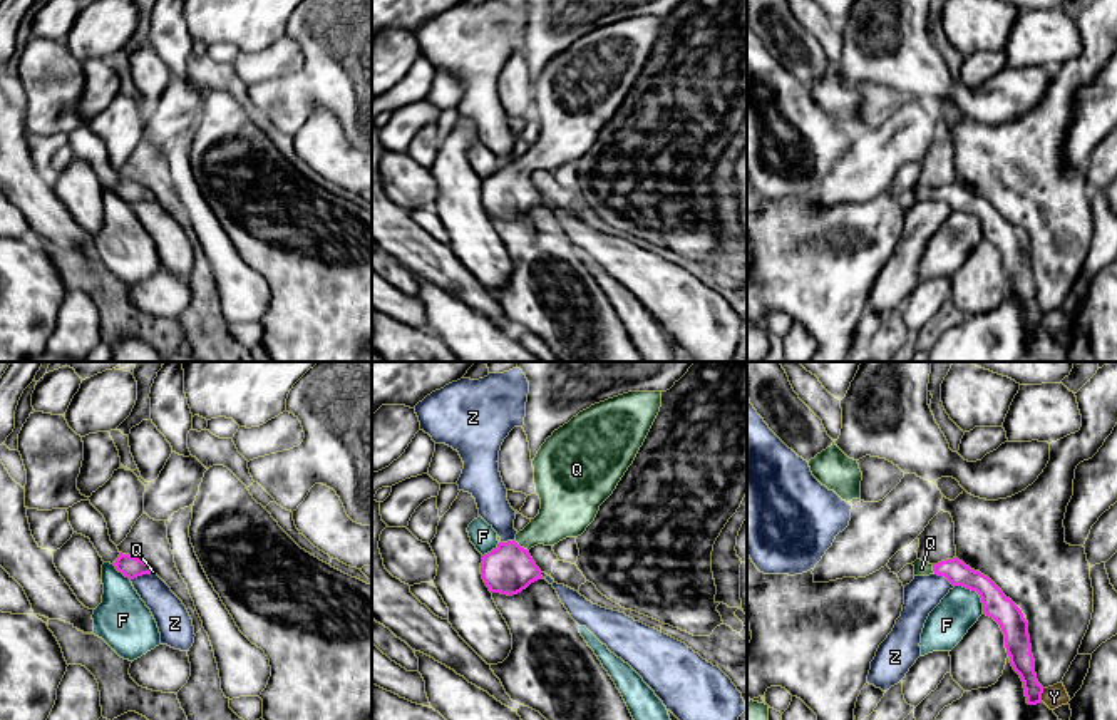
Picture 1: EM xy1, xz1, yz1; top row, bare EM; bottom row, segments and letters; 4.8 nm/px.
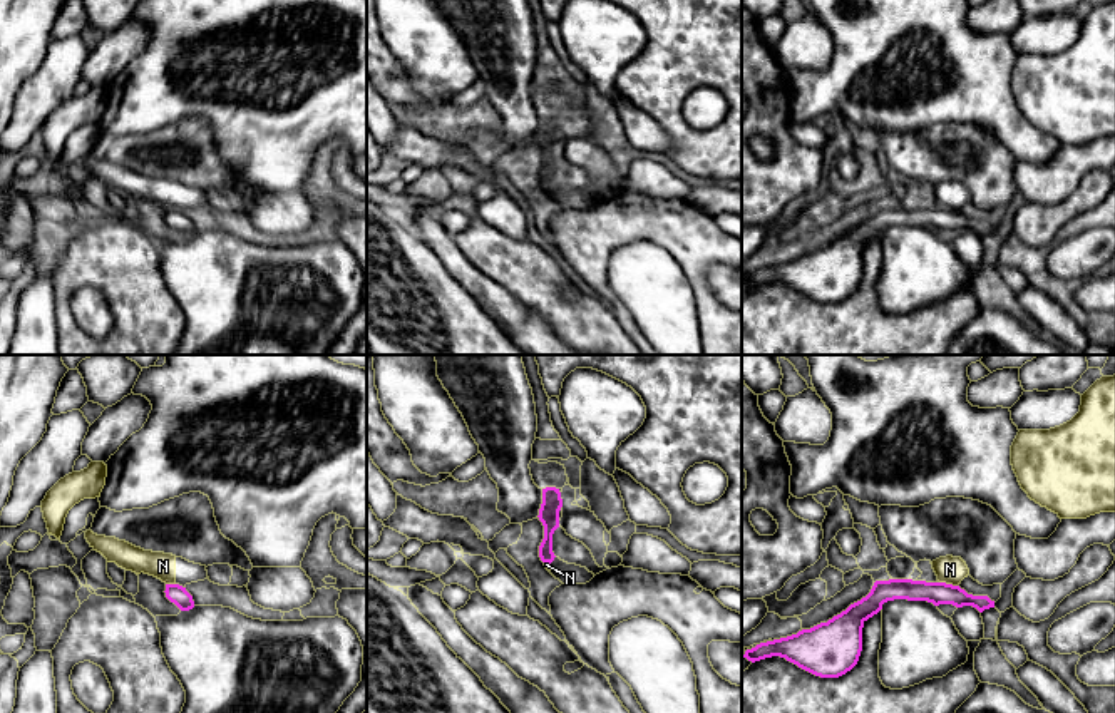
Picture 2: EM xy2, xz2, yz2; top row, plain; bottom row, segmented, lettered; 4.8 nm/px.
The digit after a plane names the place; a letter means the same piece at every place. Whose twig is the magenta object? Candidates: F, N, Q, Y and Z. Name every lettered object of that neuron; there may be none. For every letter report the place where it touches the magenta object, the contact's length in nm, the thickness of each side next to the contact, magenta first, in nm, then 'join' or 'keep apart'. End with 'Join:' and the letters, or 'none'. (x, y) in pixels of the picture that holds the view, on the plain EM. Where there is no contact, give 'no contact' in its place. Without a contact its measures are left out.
F: contact yz1 (977, 216); length 200 nm; calibres 130 and 200 nm; keep apart
N: contact yz2 (948, 210); length 90 nm; calibres 110 and 130 nm; keep apart
Q: contact xz1 (519, 171); length 90 nm; calibres 240 and 220 nm; join
Y: contact yz1 (1040, 320); length 70 nm; calibres 120 and 110 nm; keep apart
Z: contact xy1 (139, 200); length 100 nm; calibres 100 and 160 nm; keep apart
Join: Q

